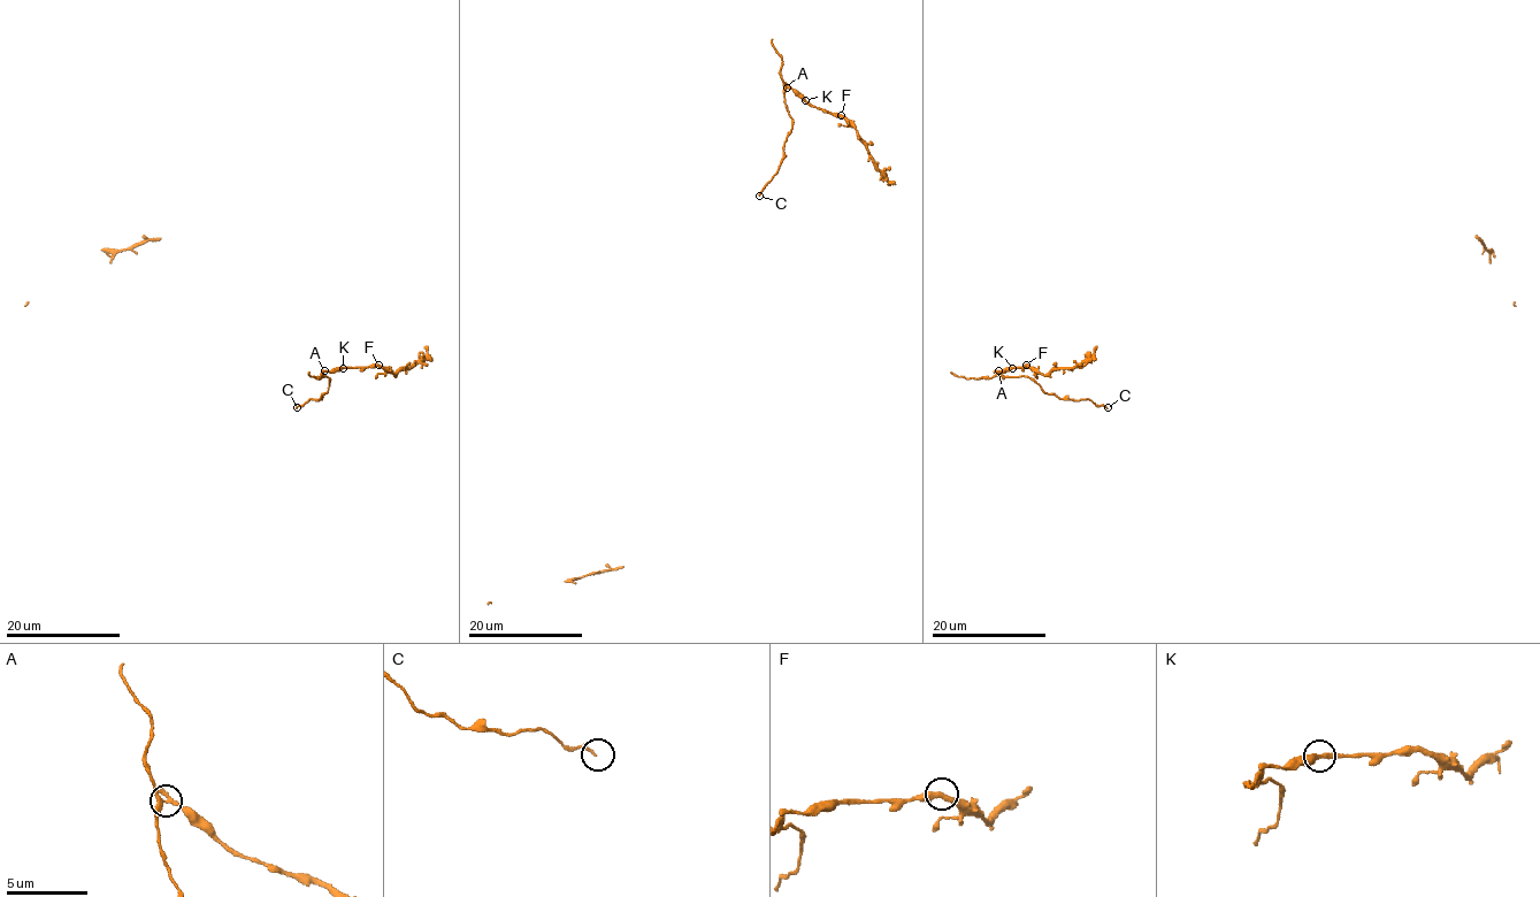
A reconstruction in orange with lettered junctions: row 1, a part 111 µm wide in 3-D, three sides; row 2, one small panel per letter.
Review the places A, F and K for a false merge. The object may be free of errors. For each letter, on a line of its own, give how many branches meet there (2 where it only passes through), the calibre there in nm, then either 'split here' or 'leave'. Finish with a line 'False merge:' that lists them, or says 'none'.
A: 3 branches meet; 280 nm thick; split here
F: 2 branches meet; 380 nm thick; leave
K: 2 branches meet; 340 nm thick; leave
False merge: A

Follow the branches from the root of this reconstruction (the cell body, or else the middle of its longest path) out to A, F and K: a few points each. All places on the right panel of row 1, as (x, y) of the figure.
A: (1108, 407), (1087, 399), (1059, 399), (1026, 376), (1004, 376), (998, 370)
F: (1108, 407), (1087, 399), (1059, 399), (1026, 376), (1003, 376), (998, 372), (1026, 365)
K: (1108, 407), (1087, 399), (1059, 399), (1026, 376), (1003, 376), (998, 372), (1012, 368)

